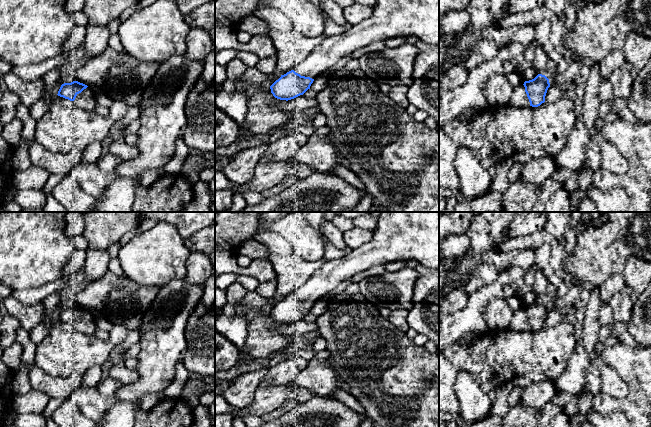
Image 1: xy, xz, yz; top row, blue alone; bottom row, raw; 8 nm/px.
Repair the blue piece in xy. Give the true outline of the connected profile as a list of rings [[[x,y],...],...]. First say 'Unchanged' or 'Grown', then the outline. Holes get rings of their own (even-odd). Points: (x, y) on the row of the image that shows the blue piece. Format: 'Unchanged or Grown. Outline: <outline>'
Grown. Outline: [[[78,81],[62,84],[57,95],[73,101],[83,110],[94,111],[98,106],[97,92]]]

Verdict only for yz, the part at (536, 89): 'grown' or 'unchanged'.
grown

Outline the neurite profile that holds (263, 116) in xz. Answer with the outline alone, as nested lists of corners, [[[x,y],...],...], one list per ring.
[[[259,86],[247,99],[243,126],[256,137],[279,130],[289,123],[299,122],[301,112],[279,109],[277,104],[281,101],[273,96],[270,87]]]

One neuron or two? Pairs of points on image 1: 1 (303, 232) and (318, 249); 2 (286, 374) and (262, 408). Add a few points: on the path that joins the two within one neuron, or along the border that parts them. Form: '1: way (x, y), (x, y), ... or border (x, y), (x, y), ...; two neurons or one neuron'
1: way (305, 236), (314, 245); one neuron
2: border (286, 385), (268, 385), (266, 387); two neurons

